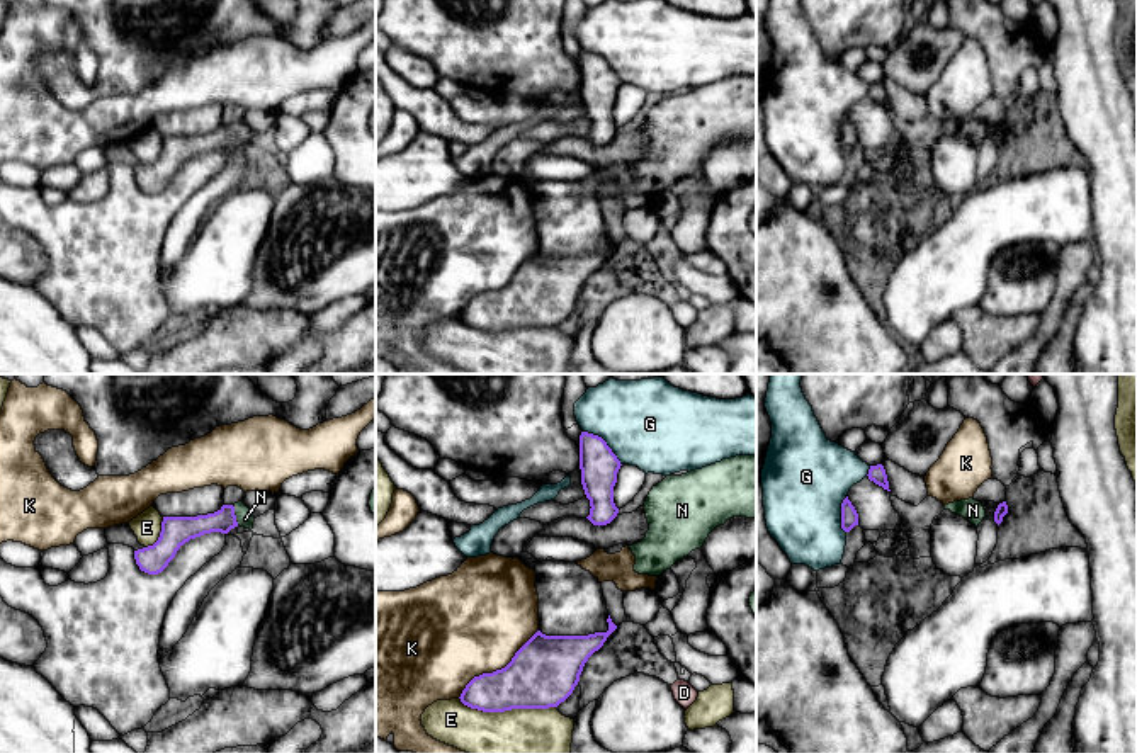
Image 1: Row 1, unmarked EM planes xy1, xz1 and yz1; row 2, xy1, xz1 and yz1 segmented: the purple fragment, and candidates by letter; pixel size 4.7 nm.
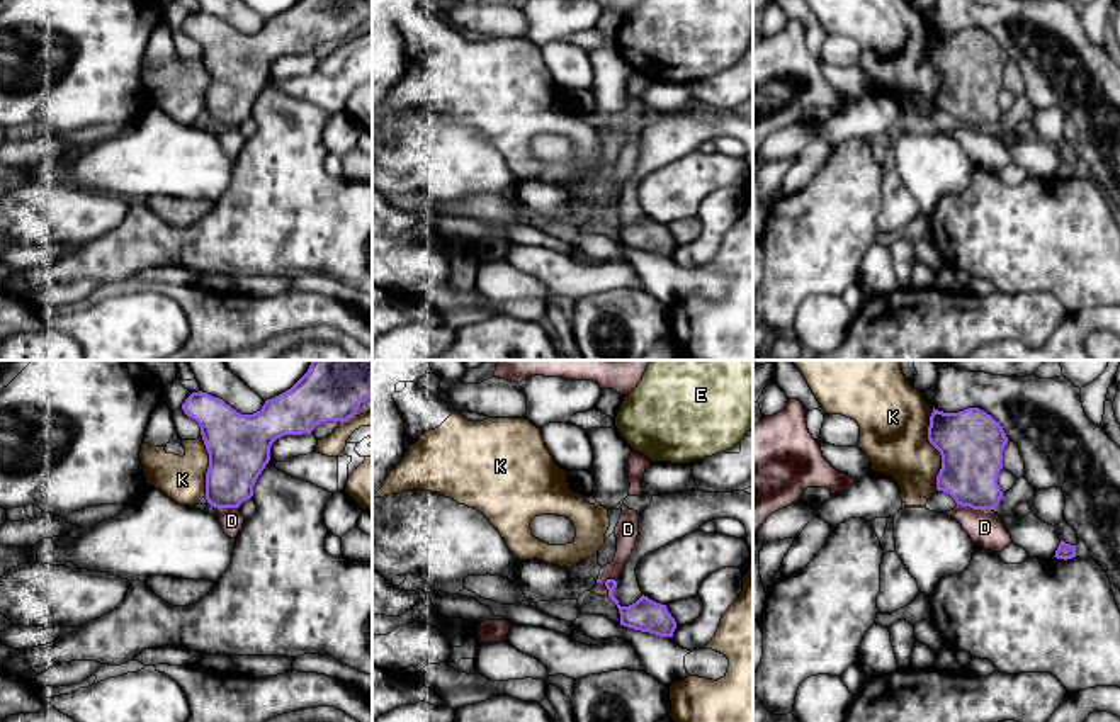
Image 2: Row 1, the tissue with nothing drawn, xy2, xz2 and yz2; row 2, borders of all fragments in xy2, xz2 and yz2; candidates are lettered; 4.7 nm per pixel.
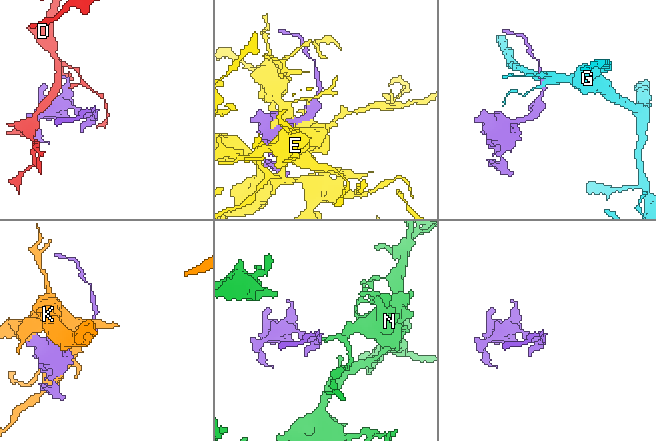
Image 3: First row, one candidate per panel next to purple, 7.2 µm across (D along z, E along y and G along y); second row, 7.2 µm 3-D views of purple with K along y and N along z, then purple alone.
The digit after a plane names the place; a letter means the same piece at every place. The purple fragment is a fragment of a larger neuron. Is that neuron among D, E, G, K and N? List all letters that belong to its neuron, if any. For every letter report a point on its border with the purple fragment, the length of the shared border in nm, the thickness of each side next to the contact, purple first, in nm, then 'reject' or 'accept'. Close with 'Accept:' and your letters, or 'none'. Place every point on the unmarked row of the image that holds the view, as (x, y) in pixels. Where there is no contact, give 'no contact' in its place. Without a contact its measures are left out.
D: xz2 (605, 204) | 110 nm | 160/100 nm | reject
E: xz1 (507, 328) | 460 nm | 320/440 nm | reject
G: xz1 (605, 62) | 240 nm | 180/420 nm | reject
K: xz1 (497, 289) | 500 nm | 320/480 nm | reject
N: xy1 (235, 135) | 100 nm | 120/80 nm | accept
Accept: N

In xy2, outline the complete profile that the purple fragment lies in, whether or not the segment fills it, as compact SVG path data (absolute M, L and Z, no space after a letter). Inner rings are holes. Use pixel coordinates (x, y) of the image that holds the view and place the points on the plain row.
M297 0L286 12L267 19L260 31L241 34L223 19L207 12L192 12L182 24L195 39L209 73L206 119L214 127L240 127L253 116L253 105L270 80L272 63L284 54L311 53L326 41L347 41L362 22L372 17L372 0Z

